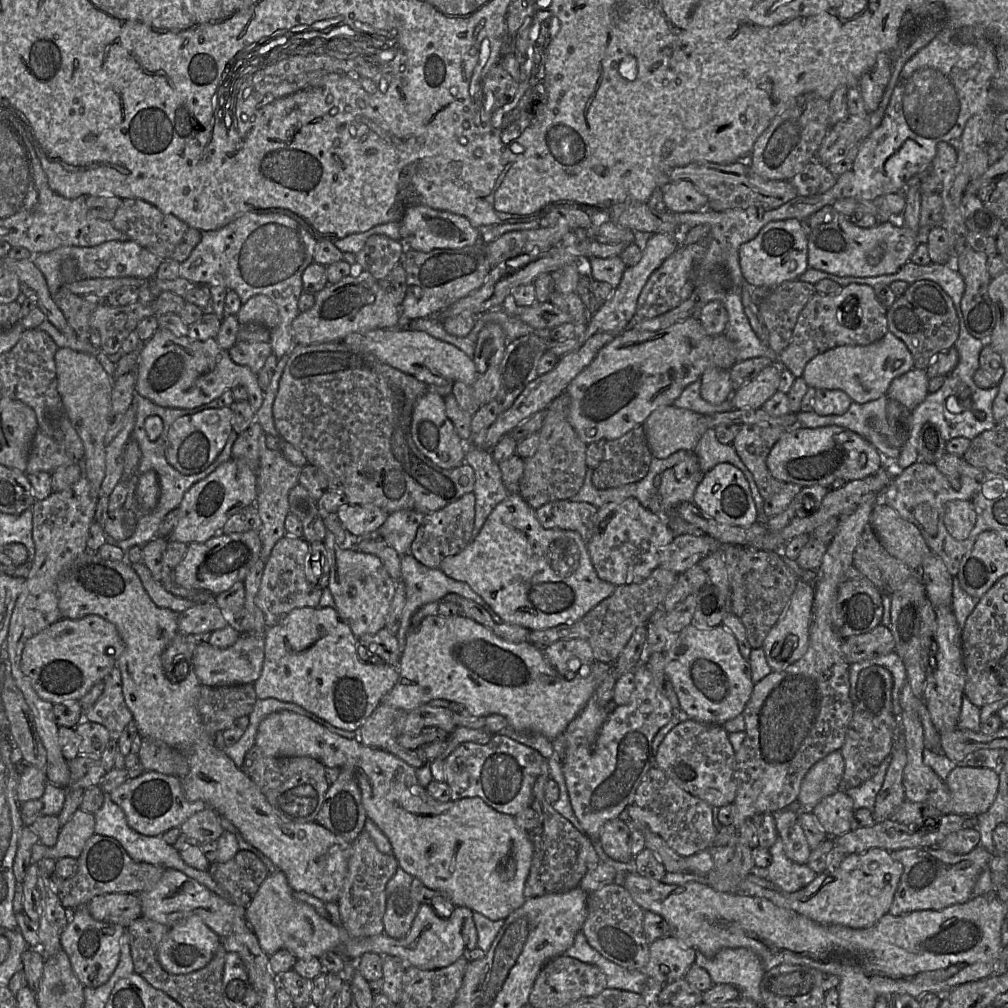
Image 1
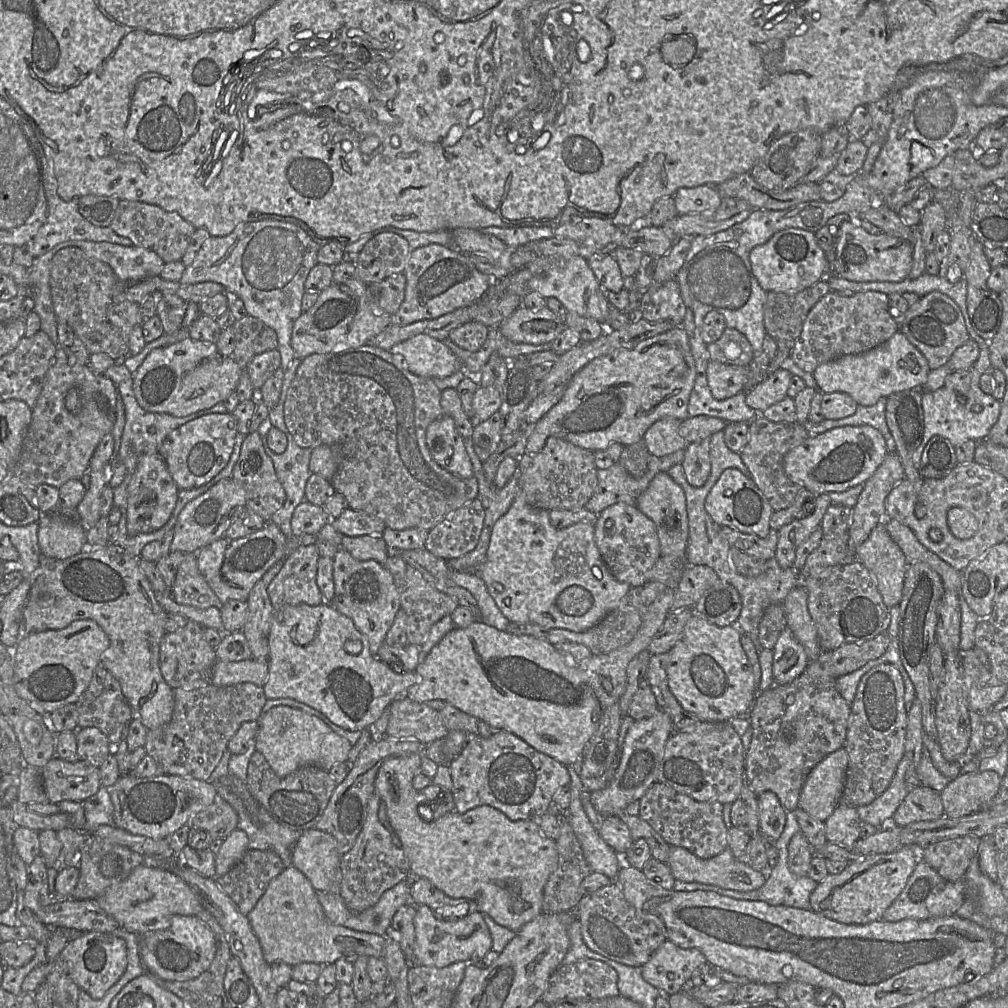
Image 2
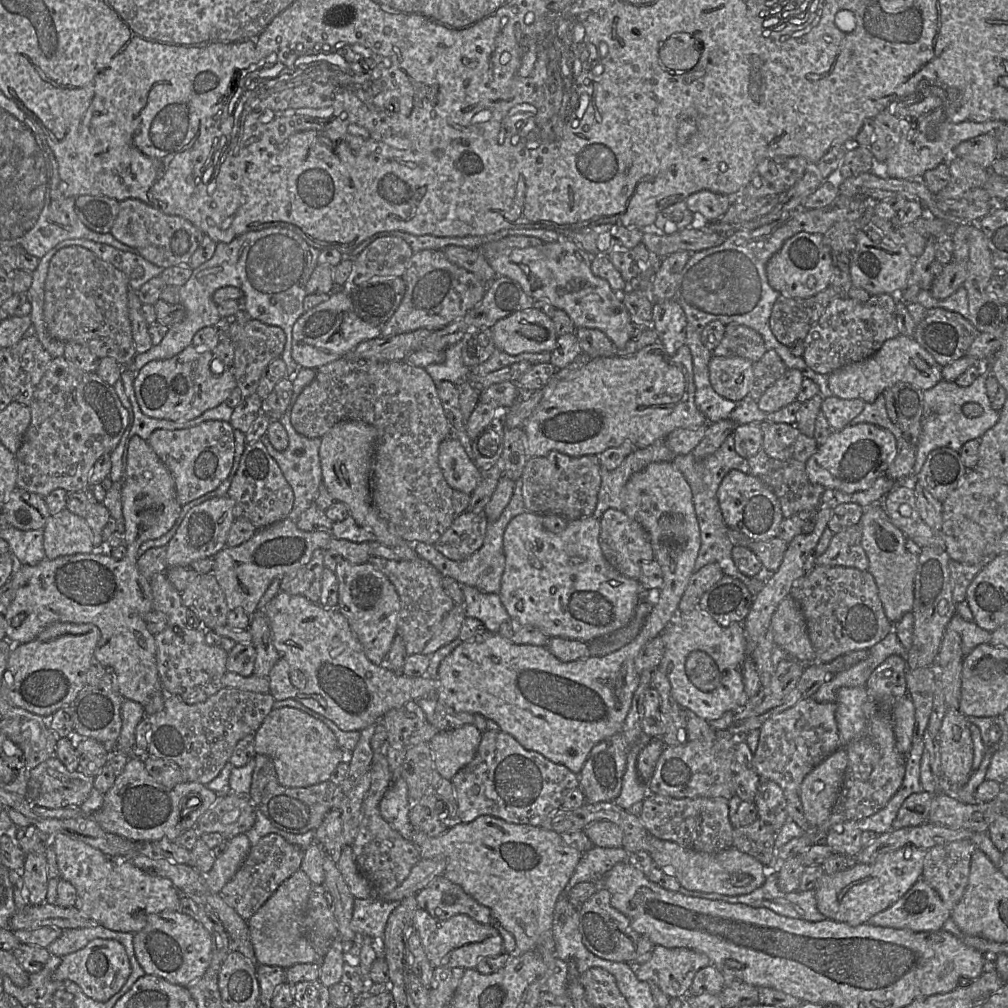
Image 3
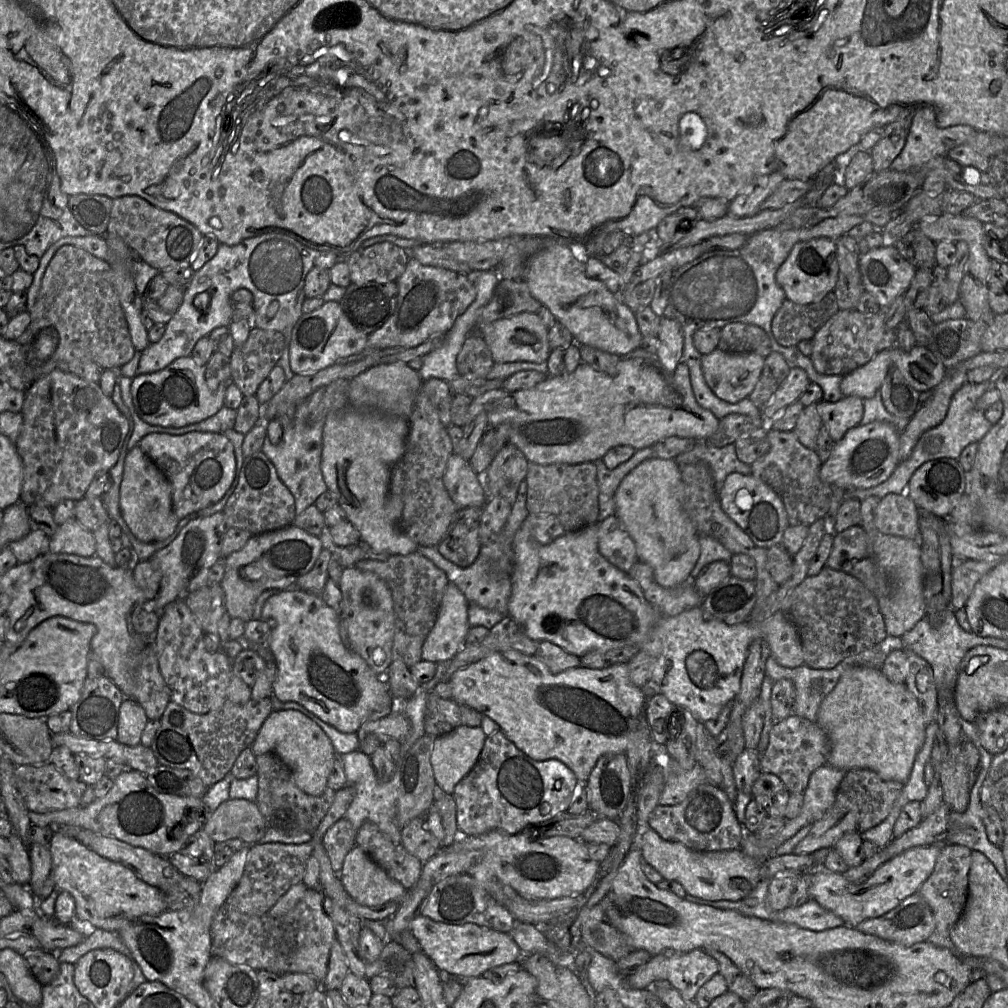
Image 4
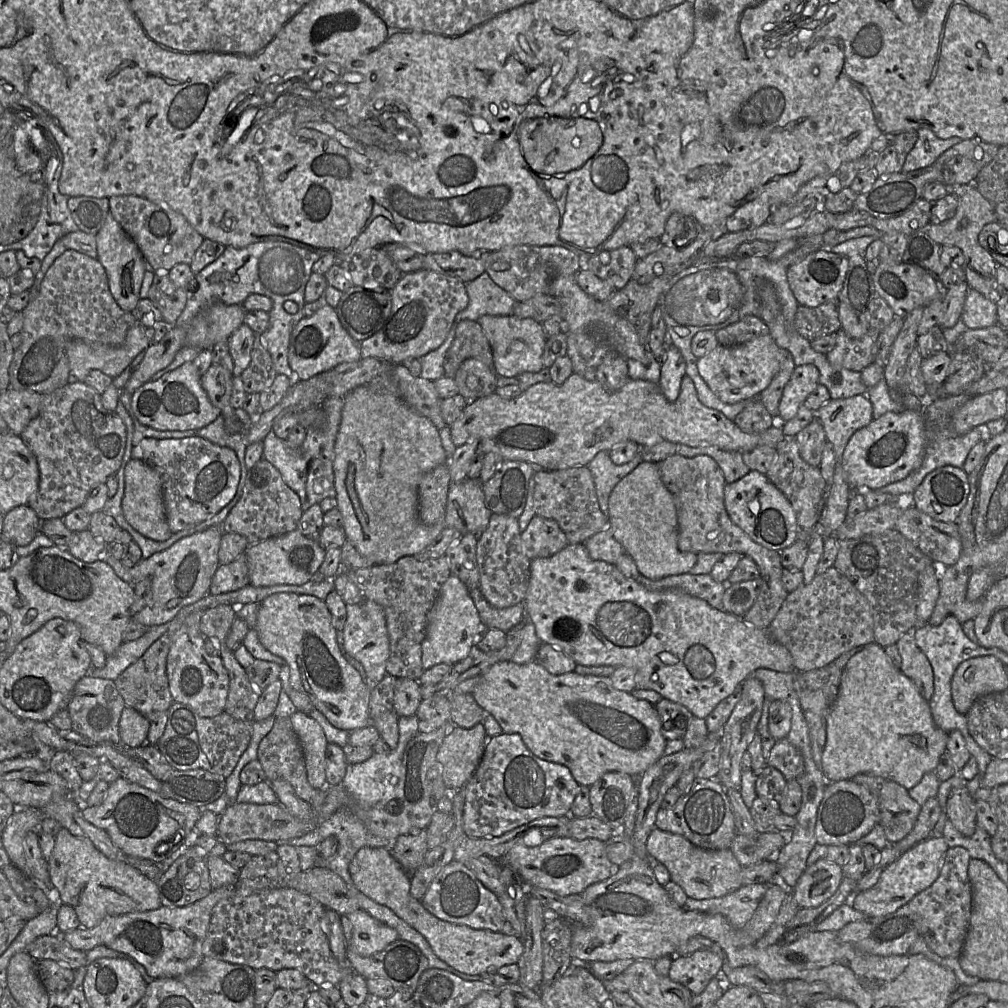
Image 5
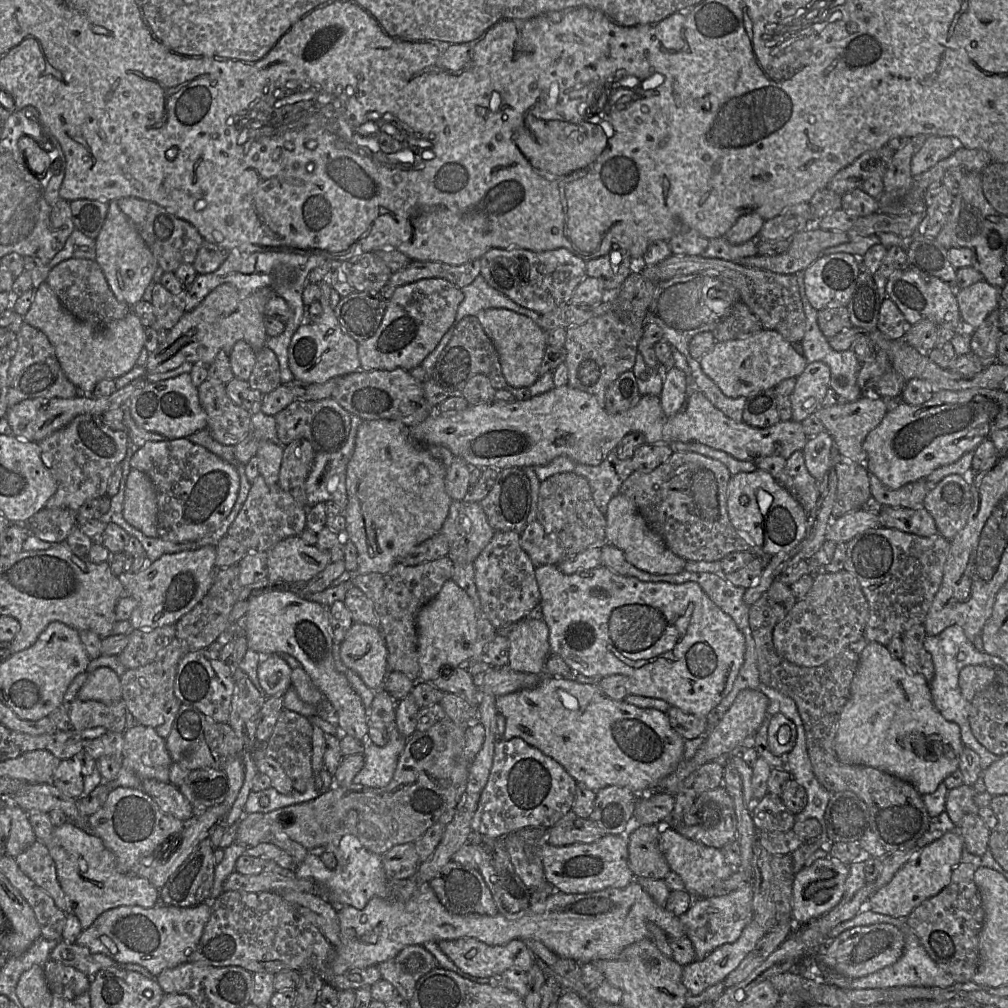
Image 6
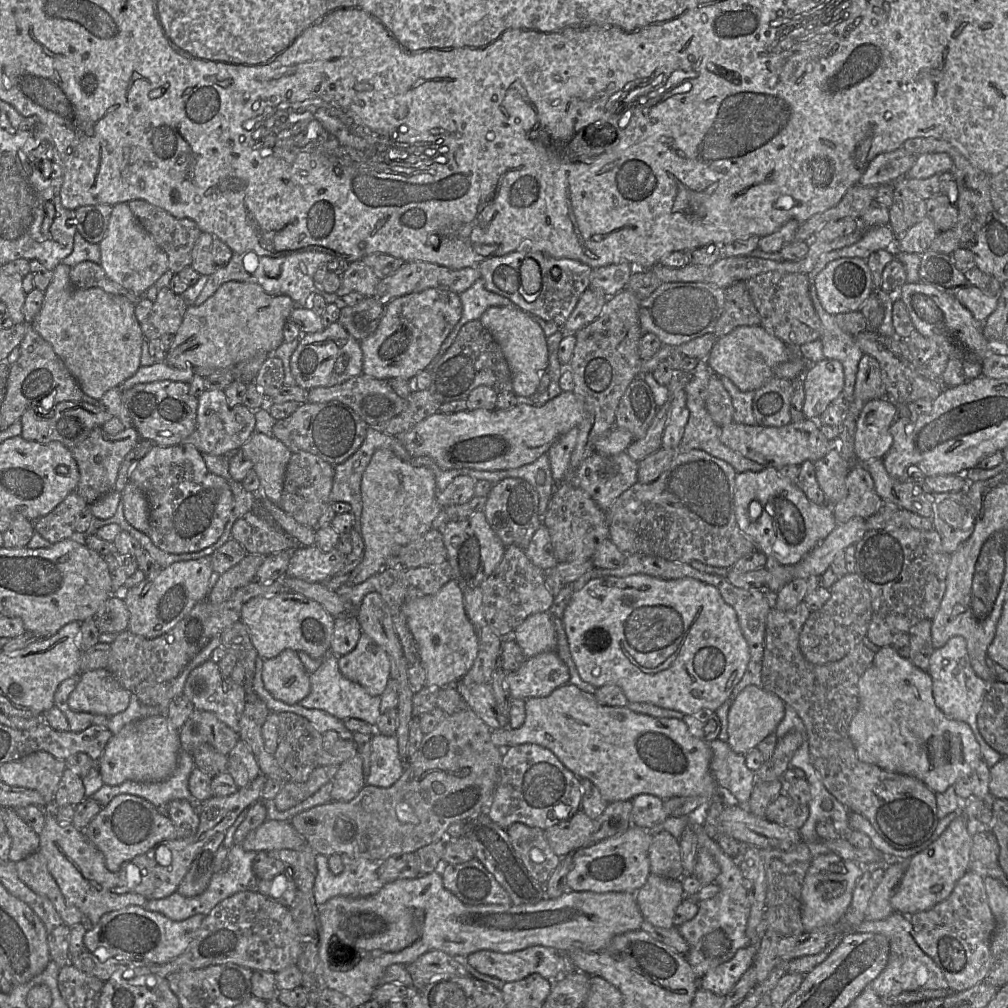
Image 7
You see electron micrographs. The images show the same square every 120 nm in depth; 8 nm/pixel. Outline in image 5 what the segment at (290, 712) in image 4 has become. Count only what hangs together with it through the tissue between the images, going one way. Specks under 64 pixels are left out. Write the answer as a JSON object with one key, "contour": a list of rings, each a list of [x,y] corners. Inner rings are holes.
{"contour":[[[297,711],[289,717],[305,758],[307,779],[315,789],[327,785],[325,755],[328,742],[322,727],[306,713]]]}

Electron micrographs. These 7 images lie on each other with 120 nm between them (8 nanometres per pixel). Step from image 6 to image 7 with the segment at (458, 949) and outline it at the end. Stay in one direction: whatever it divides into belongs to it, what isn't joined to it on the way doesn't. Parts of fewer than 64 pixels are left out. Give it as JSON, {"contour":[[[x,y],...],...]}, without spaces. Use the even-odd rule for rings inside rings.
{"contour":[[[531,946],[510,953],[480,950],[466,959],[478,972],[505,983],[520,981],[531,974],[556,981],[563,974],[563,962],[557,951],[543,946]]]}

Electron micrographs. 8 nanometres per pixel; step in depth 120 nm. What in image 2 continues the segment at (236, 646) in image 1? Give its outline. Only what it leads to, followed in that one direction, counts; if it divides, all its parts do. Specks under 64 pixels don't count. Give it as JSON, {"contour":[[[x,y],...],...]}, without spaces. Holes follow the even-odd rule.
{"contour":[[[250,658],[237,662],[217,660],[212,668],[211,684],[231,686],[249,682],[263,688],[267,677],[267,659]]]}

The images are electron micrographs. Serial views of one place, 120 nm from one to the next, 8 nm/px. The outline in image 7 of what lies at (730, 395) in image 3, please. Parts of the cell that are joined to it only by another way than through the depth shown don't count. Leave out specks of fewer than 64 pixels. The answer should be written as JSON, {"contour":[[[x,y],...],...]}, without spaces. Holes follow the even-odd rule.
{"contour":[[[760,325],[741,326],[716,339],[706,362],[715,374],[727,377],[741,391],[756,391],[774,376],[773,372],[778,364],[792,357],[794,350],[796,349],[771,335]]]}

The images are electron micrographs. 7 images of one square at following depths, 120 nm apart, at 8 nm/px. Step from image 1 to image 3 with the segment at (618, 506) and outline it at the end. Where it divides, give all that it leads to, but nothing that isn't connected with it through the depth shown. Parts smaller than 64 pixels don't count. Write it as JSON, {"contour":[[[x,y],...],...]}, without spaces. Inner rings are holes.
{"contour":[[[607,509],[600,518],[599,545],[608,563],[625,577],[638,580],[641,566],[654,559],[654,553],[645,529],[624,511]]]}

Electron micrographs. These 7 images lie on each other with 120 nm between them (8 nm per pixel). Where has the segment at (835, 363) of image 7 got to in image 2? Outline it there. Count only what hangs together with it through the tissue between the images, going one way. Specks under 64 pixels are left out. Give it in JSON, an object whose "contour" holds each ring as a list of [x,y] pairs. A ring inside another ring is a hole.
{"contour":[[[779,368],[746,393],[746,403],[756,411],[763,411],[787,395],[792,373]]]}

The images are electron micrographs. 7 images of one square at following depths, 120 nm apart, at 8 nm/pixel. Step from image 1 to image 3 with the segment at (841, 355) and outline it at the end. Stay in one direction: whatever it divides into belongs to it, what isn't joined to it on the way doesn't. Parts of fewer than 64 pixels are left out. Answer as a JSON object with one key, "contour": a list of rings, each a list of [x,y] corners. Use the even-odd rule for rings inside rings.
{"contour":[[[899,334],[886,340],[872,356],[845,365],[828,374],[829,388],[834,396],[845,399],[862,399],[873,403],[879,394],[897,383],[904,382],[928,390],[942,379],[942,367],[913,337]]]}

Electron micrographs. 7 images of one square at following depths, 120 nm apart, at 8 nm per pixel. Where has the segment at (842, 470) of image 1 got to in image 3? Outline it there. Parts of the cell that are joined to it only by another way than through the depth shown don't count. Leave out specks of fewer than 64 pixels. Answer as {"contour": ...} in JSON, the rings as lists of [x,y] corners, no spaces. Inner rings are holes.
{"contour":[[[869,423],[848,425],[834,431],[824,444],[817,447],[806,462],[807,477],[813,484],[846,493],[865,490],[878,477],[885,476],[894,458],[896,445],[895,437],[885,428]]]}

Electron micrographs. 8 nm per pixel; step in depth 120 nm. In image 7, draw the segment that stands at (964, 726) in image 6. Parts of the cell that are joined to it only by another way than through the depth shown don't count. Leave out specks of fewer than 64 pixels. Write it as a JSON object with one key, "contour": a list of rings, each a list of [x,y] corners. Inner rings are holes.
{"contour":[[[954,636],[943,647],[933,650],[927,672],[932,679],[932,694],[935,705],[948,718],[963,721],[971,727],[980,746],[983,761],[992,767],[1003,756],[992,749],[980,734],[977,726],[977,715],[990,684],[995,681],[996,673],[992,671],[989,680],[983,680],[976,675],[969,661],[966,641],[962,636]]]}

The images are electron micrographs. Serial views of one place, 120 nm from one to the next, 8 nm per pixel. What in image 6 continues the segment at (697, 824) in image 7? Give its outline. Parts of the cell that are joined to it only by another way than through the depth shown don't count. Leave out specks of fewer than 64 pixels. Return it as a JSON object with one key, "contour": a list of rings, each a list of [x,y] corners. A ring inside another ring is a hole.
{"contour":[[[744,884],[724,896],[694,899],[689,910],[679,916],[679,920],[685,929],[686,936],[693,943],[695,960],[703,960],[719,946],[733,943],[740,937],[743,929],[753,920],[752,899],[751,884]]]}

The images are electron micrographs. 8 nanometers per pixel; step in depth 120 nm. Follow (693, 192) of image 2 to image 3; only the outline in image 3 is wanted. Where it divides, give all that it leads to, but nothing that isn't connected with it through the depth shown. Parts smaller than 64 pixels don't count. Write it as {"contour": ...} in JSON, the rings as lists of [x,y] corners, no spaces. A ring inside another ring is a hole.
{"contour":[[[708,190],[689,195],[685,199],[686,206],[693,212],[698,222],[717,222],[727,212],[730,199],[726,195],[716,194]]]}

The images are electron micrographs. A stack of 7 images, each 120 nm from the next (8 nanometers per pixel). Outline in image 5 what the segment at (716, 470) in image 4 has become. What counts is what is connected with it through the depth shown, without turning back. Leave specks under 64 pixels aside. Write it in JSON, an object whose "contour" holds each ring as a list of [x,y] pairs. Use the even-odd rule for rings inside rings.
{"contour":[[[678,445],[677,454],[688,458],[698,455],[710,456],[721,468],[727,484],[739,480],[750,471],[749,467],[744,463],[740,451],[723,450],[715,446],[691,447]]]}

